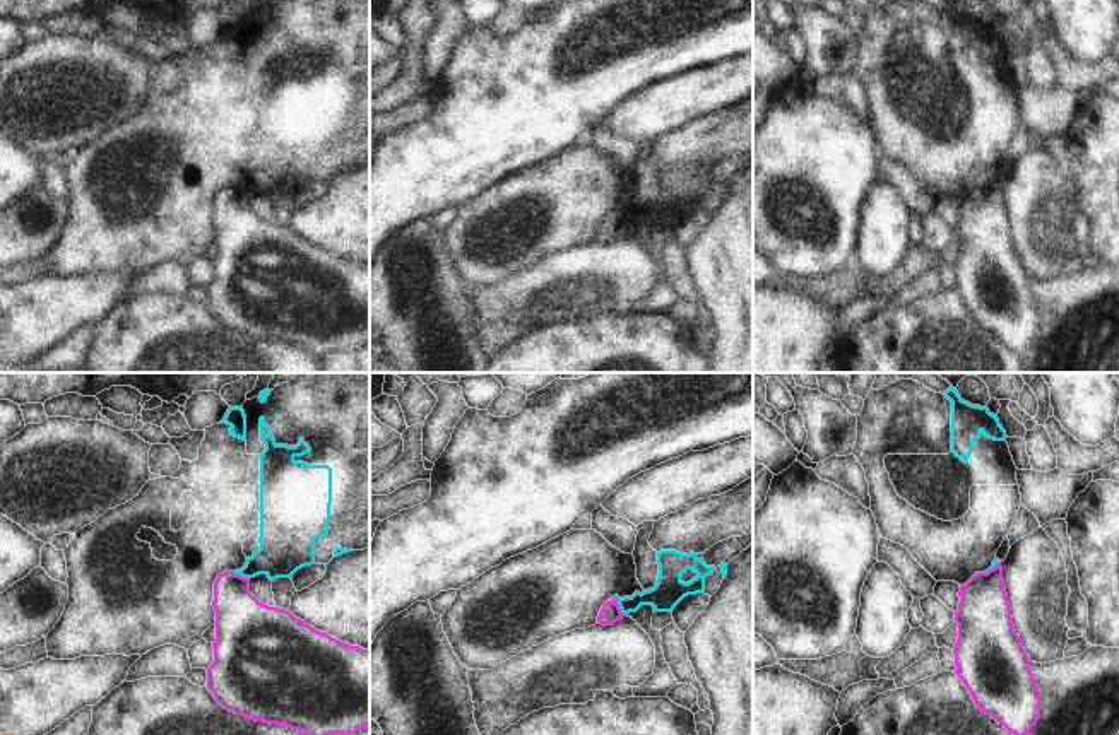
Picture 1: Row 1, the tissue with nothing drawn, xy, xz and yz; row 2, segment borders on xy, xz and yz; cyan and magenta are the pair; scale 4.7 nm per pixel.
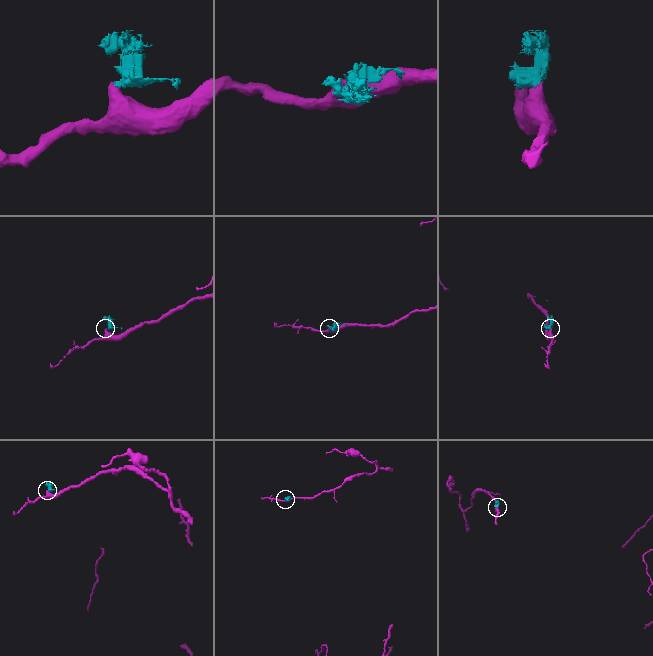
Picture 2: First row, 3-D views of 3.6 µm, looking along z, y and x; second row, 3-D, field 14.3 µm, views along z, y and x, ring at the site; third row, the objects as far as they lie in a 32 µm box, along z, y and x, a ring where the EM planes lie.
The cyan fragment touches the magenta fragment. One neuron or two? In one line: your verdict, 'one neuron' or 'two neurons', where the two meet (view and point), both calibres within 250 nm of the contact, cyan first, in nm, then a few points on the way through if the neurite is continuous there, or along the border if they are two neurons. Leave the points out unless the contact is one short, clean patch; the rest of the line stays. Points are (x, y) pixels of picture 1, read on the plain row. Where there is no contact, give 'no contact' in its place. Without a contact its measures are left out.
two neurons | xz (620, 223) | 150/90 nm | along xz (615, 212), (625, 231)

